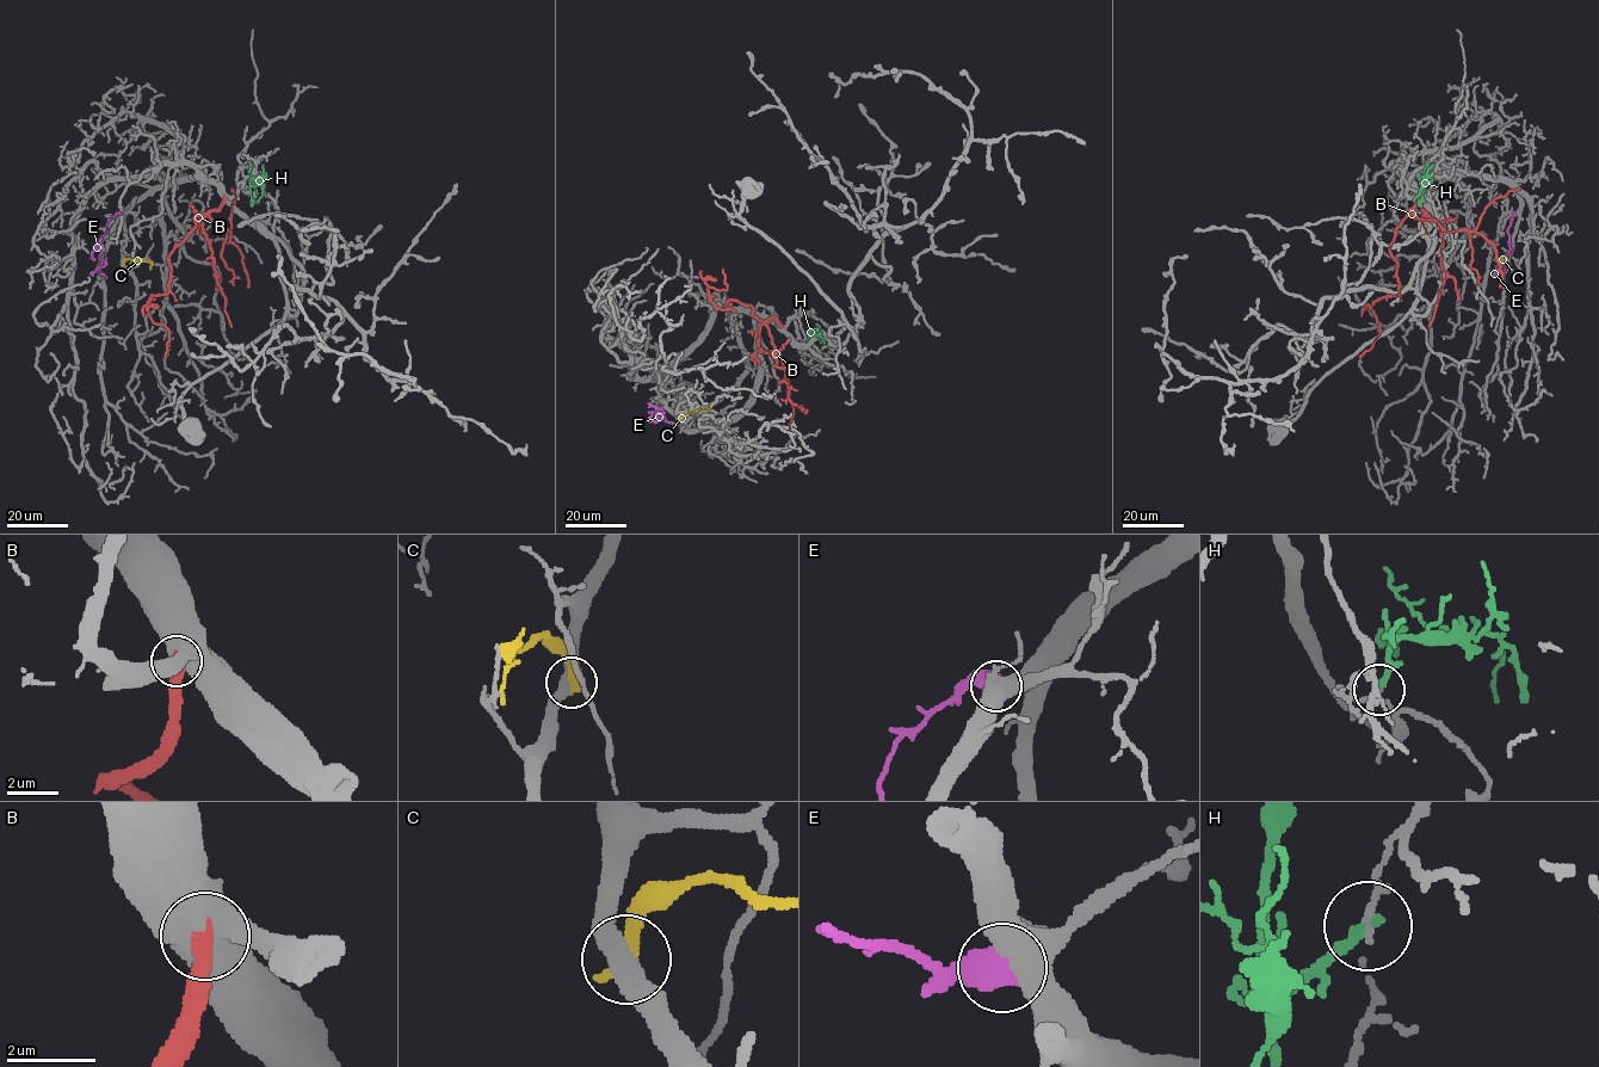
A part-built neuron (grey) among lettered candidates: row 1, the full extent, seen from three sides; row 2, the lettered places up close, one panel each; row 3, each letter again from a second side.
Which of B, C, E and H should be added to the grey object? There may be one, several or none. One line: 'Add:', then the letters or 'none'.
Add: B

